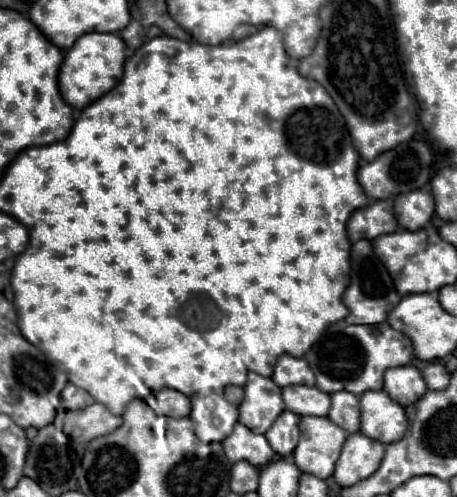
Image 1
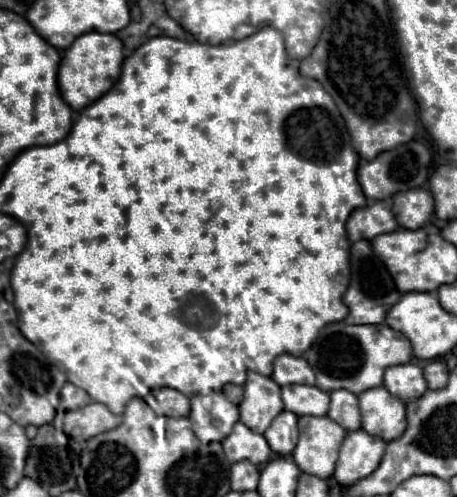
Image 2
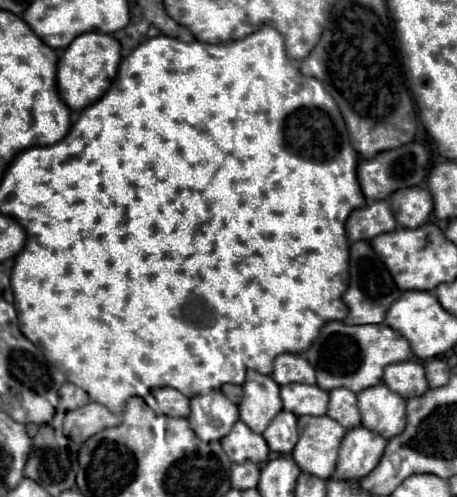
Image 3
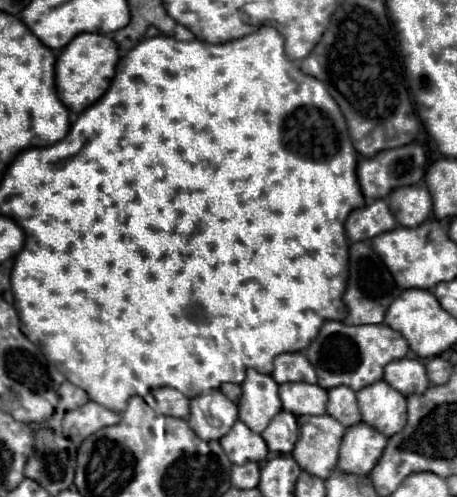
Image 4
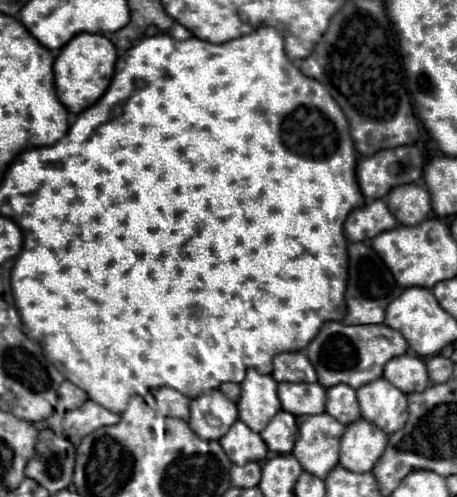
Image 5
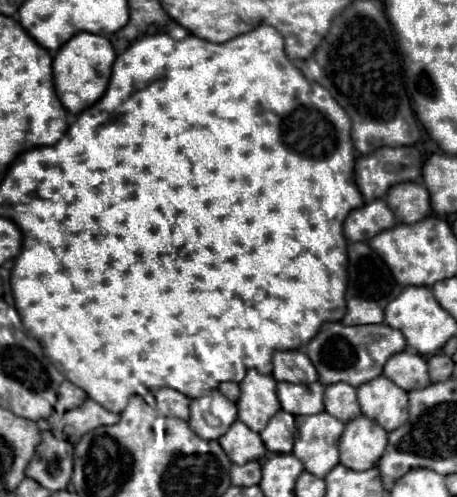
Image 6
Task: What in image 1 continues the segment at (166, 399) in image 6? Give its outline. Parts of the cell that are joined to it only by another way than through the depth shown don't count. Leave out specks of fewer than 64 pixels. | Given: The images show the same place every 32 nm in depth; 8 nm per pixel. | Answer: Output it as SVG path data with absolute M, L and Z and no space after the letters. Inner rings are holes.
M164 388L150 394L145 402L157 413L164 416L188 416L190 414L190 398L172 388Z

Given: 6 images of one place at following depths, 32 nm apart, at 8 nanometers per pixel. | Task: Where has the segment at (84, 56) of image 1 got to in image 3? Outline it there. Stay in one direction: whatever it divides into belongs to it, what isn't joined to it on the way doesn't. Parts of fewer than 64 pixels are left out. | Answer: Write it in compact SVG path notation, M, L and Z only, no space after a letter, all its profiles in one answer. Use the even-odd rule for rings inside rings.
M98 32L80 34L76 40L72 40L72 44L64 50L62 58L58 60L56 86L60 98L70 110L74 112L84 110L88 104L94 104L98 98L102 98L104 92L110 88L112 80L118 74L118 64L120 64L120 44L116 38Z

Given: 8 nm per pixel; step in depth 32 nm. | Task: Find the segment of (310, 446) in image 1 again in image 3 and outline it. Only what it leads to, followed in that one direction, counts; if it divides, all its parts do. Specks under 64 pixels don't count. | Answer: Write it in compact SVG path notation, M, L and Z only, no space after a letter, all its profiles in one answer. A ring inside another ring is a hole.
M300 416L300 440L292 458L300 468L312 476L328 480L336 468L340 440L346 428L330 416Z

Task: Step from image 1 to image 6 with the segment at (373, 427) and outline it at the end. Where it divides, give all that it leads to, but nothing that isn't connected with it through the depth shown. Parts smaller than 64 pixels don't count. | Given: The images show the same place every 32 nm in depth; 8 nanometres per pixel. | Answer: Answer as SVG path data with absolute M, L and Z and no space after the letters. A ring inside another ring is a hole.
M378 376L358 388L364 416L372 416L386 432L400 428L408 420L408 392L386 376Z

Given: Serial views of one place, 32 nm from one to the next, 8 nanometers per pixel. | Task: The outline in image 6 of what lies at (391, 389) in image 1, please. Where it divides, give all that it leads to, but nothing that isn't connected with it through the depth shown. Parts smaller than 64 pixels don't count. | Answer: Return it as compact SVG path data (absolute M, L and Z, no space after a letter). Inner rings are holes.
M408 350L394 354L386 362L384 376L388 376L396 386L404 388L406 392L416 390L416 388L426 388L430 384L428 364L424 356L408 352Z

